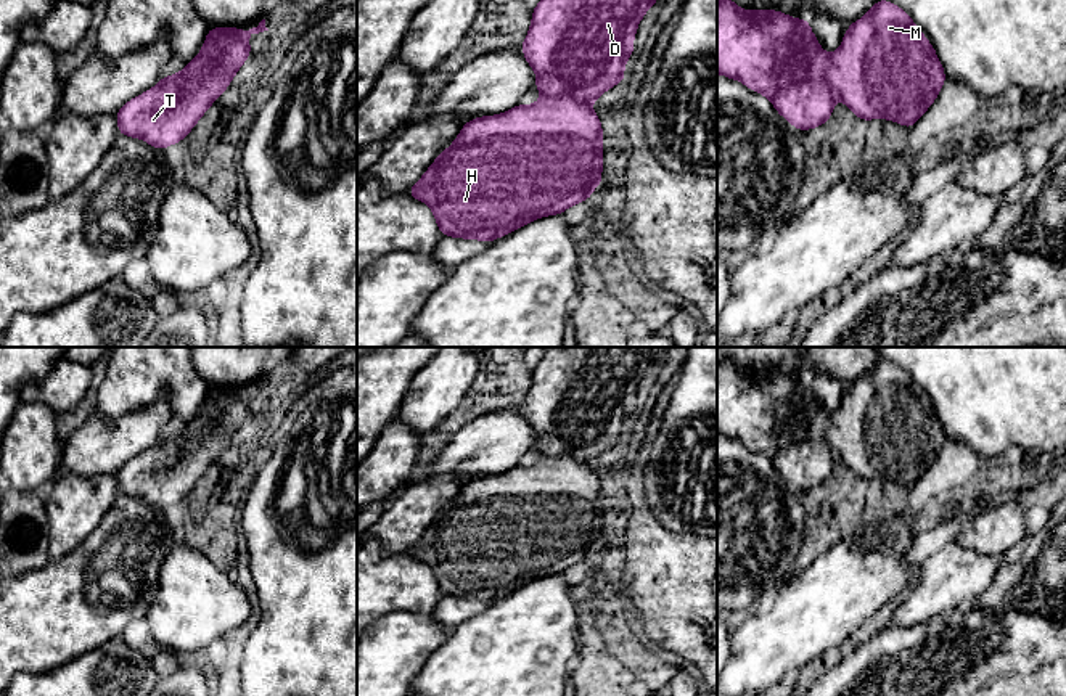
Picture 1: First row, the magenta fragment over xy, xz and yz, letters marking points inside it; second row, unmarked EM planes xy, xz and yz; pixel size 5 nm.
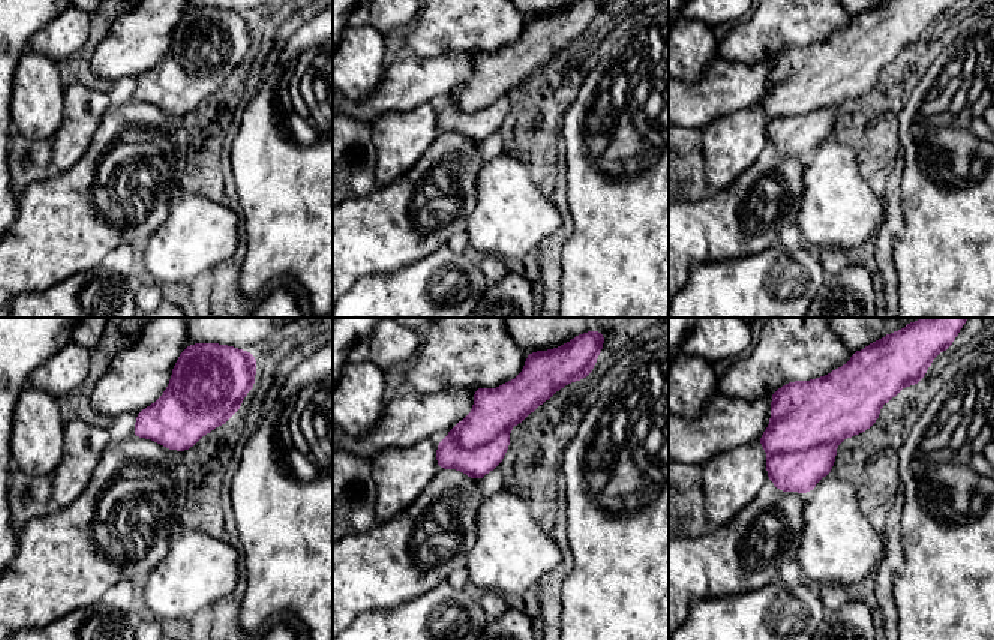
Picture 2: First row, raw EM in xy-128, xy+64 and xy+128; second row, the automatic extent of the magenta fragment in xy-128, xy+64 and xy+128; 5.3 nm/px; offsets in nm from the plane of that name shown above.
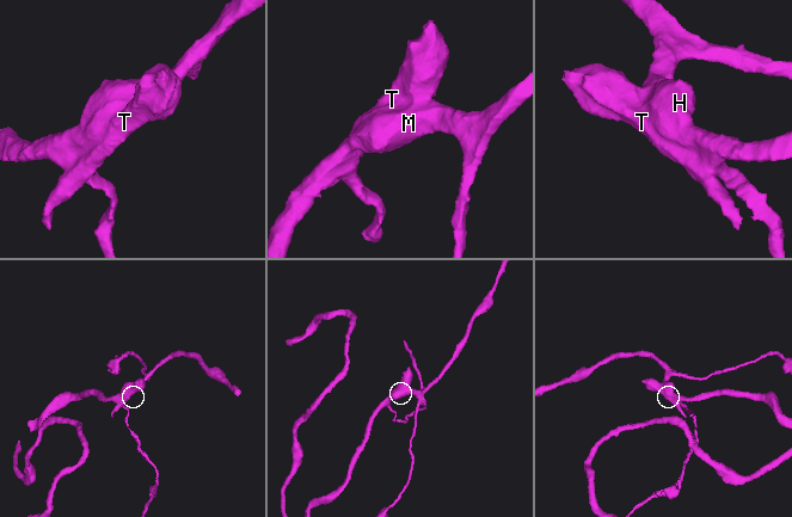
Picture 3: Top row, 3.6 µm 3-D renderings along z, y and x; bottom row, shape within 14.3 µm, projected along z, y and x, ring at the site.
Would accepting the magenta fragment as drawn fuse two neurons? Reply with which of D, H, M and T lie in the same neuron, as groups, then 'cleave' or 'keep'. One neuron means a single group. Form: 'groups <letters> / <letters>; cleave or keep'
groups D T / H M; cleave

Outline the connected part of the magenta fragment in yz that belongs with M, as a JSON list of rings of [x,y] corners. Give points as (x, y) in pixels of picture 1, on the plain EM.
[[[883,358],[849,384],[826,428],[833,455],[857,477],[889,479],[907,489],[936,461],[945,437],[921,389]]]

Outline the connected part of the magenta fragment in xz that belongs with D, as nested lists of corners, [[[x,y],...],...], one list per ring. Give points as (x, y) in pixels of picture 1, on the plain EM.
[[[545,347],[532,370],[531,389],[521,403],[535,432],[535,450],[593,463],[625,439],[633,399],[645,373],[659,360],[656,347]]]

